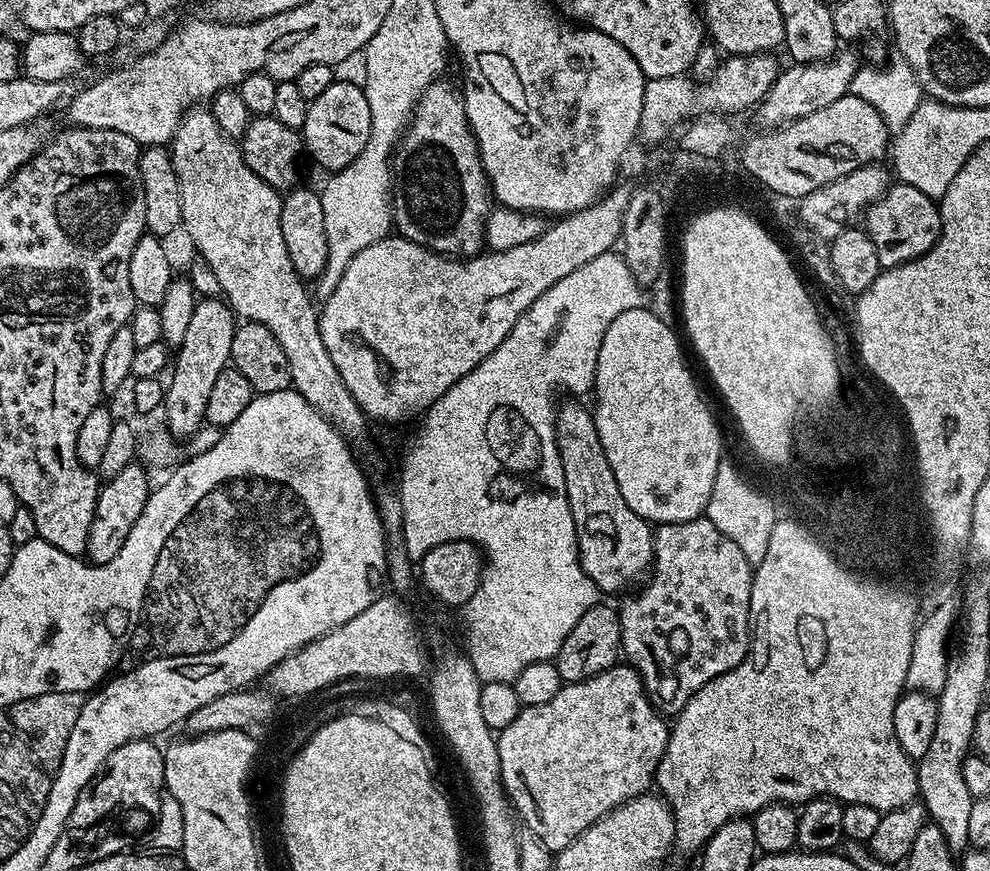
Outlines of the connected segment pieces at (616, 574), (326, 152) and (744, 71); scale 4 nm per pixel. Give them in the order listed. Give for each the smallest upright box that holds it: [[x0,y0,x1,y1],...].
[[556,403,653,593],[302,78,370,173],[639,52,782,146]]

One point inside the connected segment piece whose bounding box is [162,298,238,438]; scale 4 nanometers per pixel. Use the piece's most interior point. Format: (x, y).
(207, 349)

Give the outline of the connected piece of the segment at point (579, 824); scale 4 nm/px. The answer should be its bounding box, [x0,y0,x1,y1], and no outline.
[496,662,669,854]

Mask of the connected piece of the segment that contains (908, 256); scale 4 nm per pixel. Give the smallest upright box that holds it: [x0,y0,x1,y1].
[862,182,940,269]

